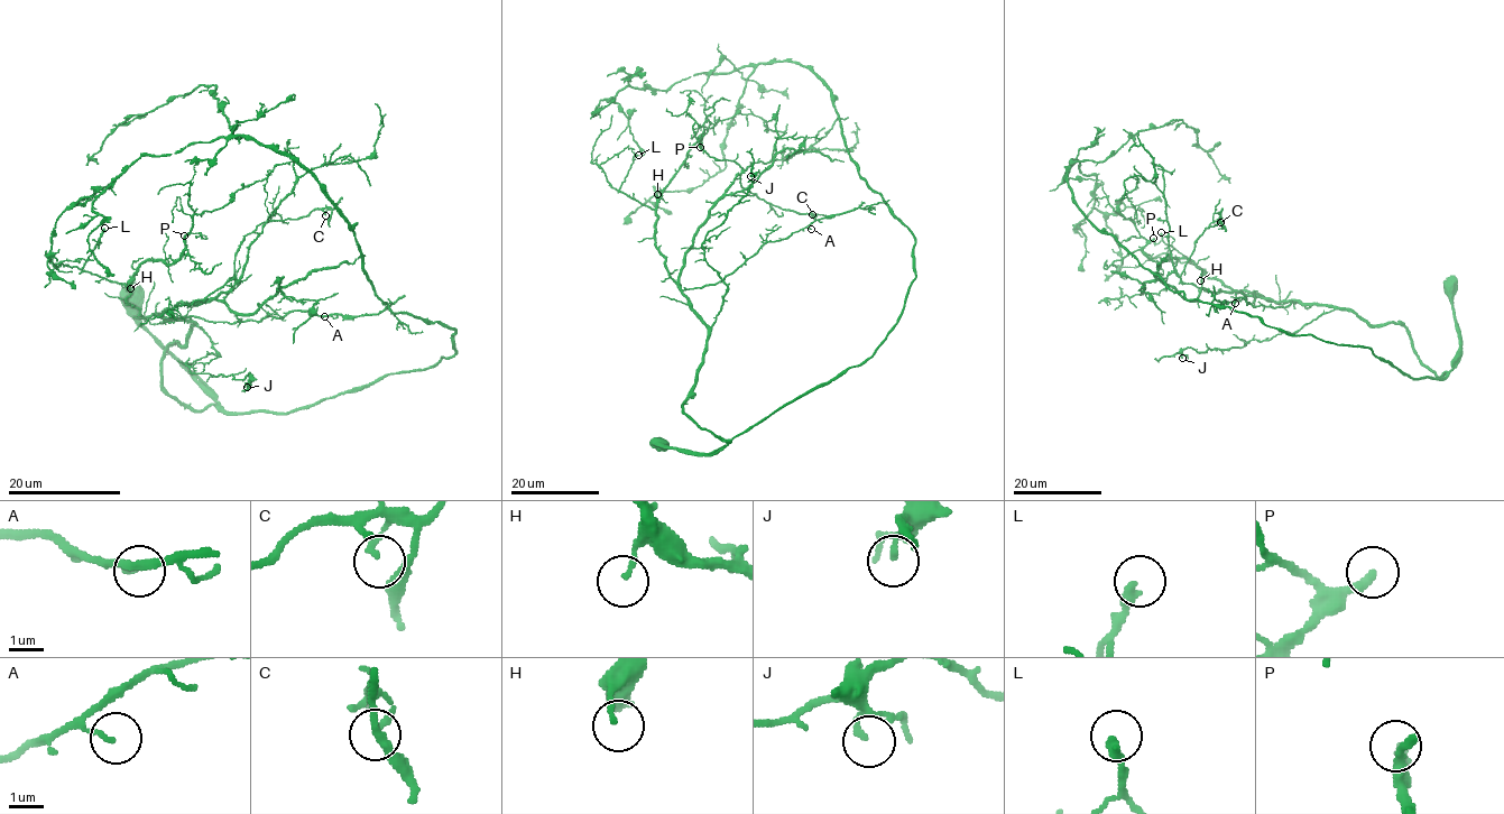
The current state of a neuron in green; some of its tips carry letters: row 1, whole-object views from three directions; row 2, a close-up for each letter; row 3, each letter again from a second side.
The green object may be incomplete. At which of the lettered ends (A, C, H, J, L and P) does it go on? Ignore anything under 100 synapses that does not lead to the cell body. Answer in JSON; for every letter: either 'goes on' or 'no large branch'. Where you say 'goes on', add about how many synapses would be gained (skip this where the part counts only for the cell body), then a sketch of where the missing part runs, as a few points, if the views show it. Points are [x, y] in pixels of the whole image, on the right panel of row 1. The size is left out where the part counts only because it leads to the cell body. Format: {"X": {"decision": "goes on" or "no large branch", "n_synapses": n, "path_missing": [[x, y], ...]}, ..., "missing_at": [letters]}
{"A": {"decision": "no large branch"}, "C": {"decision": "no large branch"}, "H": {"decision": "no large branch"}, "J": {"decision": "no large branch"}, "L": {"decision": "no large branch"}, "P": {"decision": "goes on", "n_synapses": 160, "path_missing": [[1153, 238], [1164, 221], [1179, 175], [1190, 168], [1201, 170], [1234, 223]]}, "missing_at": ["P"]}

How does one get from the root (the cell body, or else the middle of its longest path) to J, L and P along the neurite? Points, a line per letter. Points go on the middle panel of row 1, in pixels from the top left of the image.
J: (657, 442), (704, 453), (727, 444), (701, 429), (683, 403), (727, 287), (702, 242), (747, 193), (750, 176)
L: (657, 442), (704, 453), (727, 444), (683, 413), (707, 329), (655, 244), (657, 215), (620, 190), (638, 155)
P: (657, 442), (704, 453), (727, 444), (683, 413), (707, 329), (654, 238), (656, 199), (700, 137), (700, 147)

